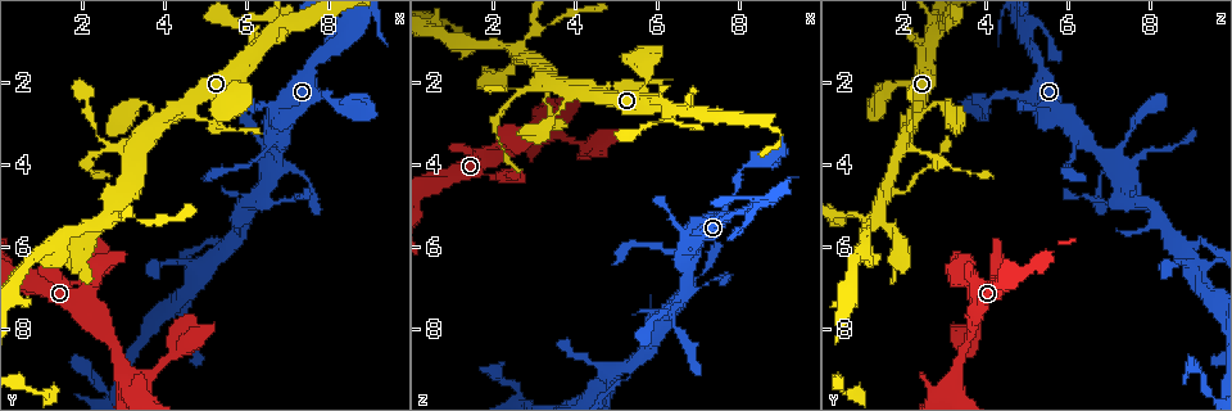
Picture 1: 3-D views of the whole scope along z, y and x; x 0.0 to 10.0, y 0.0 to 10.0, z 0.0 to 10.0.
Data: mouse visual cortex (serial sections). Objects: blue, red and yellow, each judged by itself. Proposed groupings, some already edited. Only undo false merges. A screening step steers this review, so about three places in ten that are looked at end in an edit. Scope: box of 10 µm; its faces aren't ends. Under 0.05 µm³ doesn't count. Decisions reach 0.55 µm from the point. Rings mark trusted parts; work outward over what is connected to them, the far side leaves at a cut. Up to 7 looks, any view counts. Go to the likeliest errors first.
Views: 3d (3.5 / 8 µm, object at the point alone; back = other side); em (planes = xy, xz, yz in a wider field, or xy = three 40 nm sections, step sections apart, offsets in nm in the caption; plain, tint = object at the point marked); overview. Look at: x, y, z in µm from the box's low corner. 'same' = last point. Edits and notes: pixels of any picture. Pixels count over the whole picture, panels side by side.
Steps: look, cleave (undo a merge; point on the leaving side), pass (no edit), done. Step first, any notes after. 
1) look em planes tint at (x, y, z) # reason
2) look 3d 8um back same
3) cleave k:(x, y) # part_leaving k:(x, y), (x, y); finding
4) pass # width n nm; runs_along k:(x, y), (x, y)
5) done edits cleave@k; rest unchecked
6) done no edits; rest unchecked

look 3d 3.5um at (2.55, 5.35, 1.35) # four or more arms meet

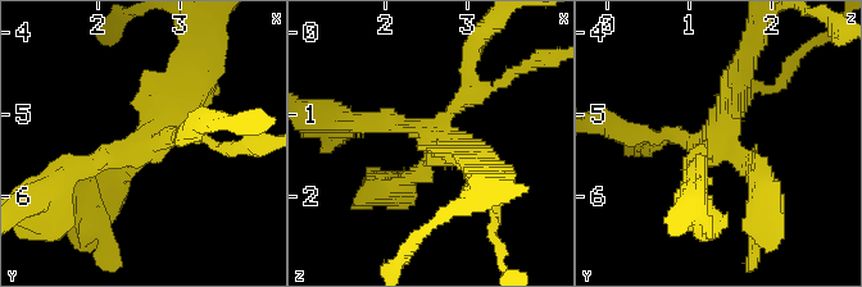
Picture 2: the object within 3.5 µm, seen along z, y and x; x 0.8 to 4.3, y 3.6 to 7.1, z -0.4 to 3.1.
look em xy step 5 tint at (2.60, 5.30, 1.30) # need the tissue

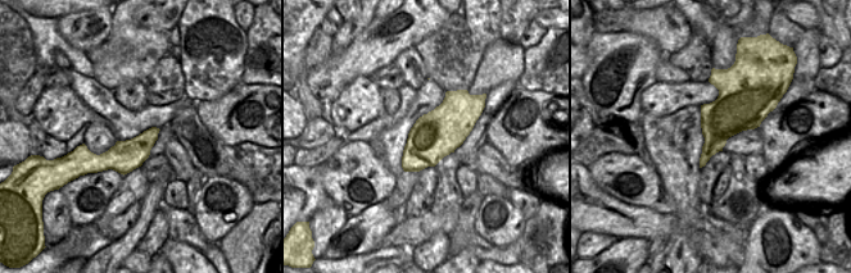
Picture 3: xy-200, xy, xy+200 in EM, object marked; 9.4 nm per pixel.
pass # runs_along 2:(193, 72), (145, 147), (77, 171); continuous, no second cell

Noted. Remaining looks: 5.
look 3d 3.5um at (6.80, 4.00, 7.10) # small branch off a trunk

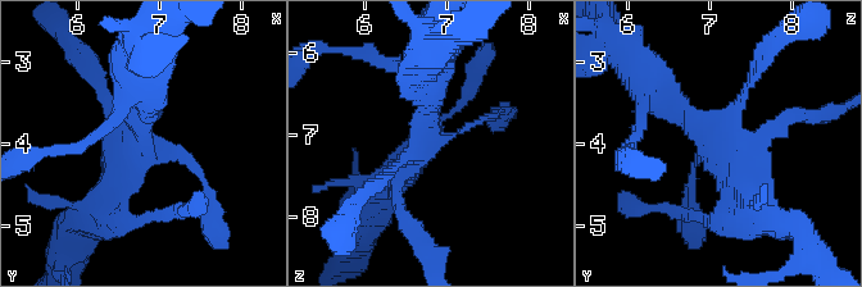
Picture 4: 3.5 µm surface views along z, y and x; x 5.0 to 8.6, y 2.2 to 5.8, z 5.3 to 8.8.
look em xy step 1 plain at (6.75, 4.00, 7.10) # shape alone is not enough

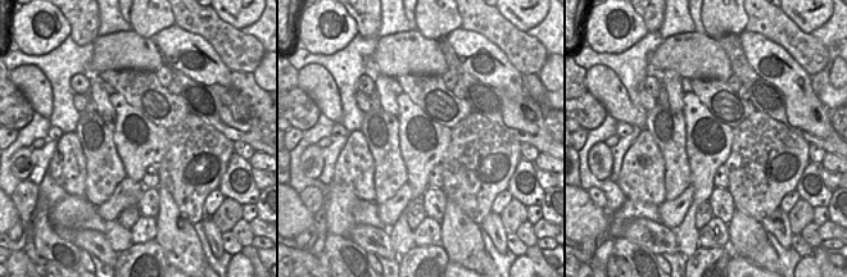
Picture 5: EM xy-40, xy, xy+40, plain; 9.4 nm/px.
look em xy step 1 tint same # where the object lies

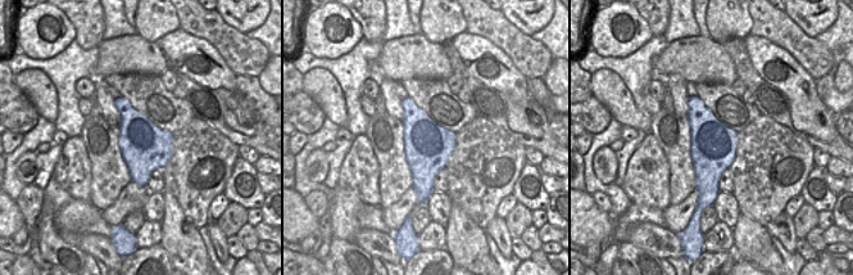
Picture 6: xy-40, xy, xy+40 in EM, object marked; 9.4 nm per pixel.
pass # runs_along 4:(656, 89), (725, 147), (761, 206); all the same cell

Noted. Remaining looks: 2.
look 3d 3.5um at (8.40, 1.00, 5.10) # arms part here

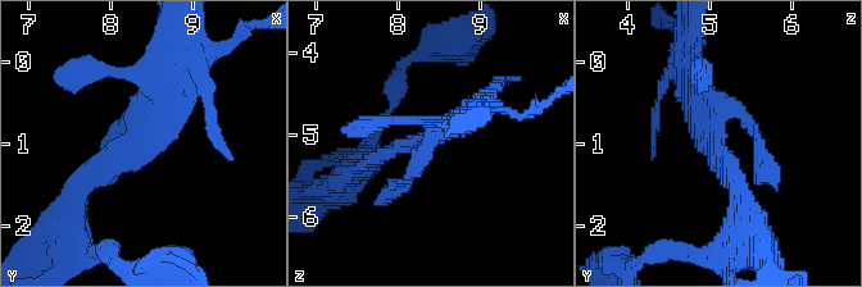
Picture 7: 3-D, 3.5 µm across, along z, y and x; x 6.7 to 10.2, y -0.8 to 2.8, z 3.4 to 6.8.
look em planes tint at (8.35, 1.00, 5.10) # need the tissue

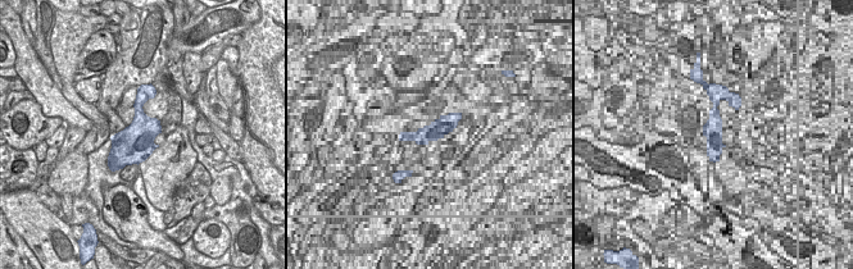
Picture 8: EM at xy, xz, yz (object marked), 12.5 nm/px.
pass # width 480 nm; runs_along 7:(78, 196), (164, 118), (185, 78); all the same cell

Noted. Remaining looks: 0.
done no edits; rest unchecked

